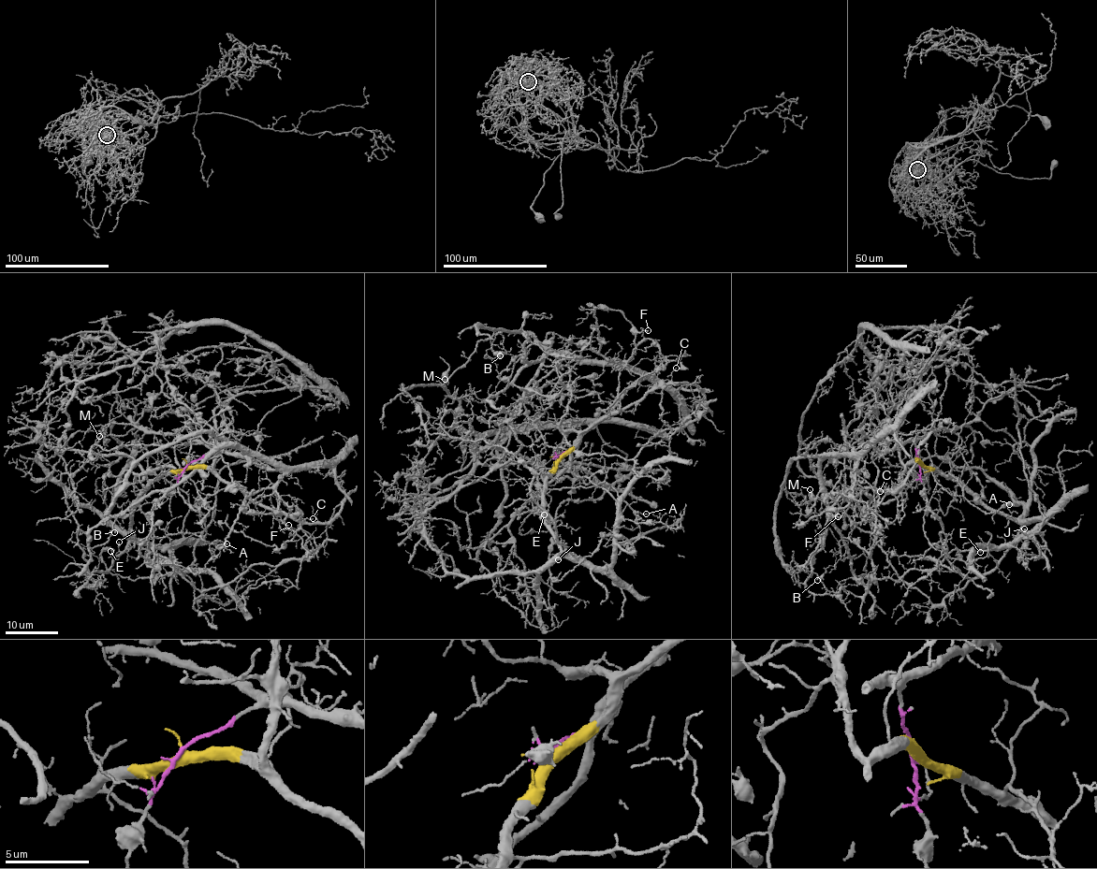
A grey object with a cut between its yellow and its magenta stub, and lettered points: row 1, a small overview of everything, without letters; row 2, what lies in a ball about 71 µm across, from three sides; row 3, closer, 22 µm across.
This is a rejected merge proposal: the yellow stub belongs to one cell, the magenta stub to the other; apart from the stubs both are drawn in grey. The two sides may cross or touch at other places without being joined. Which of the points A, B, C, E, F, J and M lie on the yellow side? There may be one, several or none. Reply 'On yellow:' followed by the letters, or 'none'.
On yellow: A, C, E, J

